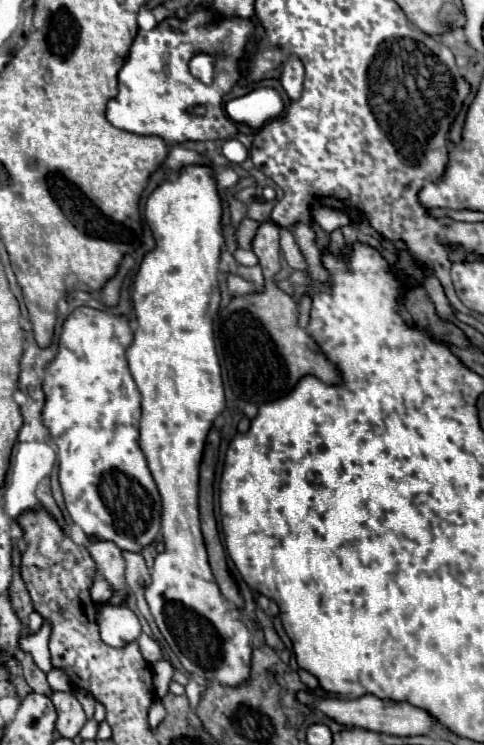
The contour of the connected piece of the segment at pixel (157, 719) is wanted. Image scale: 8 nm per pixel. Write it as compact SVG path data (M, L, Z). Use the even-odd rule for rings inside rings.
M156 698L154 704L150 706L150 714L148 714L148 722L150 722L150 726L152 726L152 728L158 726L158 724L164 720L164 716L166 716L166 710L164 710L162 702Z

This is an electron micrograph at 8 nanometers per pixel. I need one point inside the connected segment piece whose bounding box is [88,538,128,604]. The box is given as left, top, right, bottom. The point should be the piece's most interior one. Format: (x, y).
(107, 555)

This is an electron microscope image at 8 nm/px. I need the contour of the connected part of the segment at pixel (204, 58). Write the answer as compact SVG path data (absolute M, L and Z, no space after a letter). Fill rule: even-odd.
M198 52L192 60L190 60L190 72L202 80L204 84L210 84L214 82L214 72L216 72L216 54L210 54L210 52Z

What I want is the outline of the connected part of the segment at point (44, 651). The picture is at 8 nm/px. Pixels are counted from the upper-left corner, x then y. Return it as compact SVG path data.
M44 622L42 630L38 634L28 634L29 637L22 637L18 642L20 650L29 652L36 662L36 666L42 672L50 672L50 652L48 652L48 636L50 636L50 624Z

